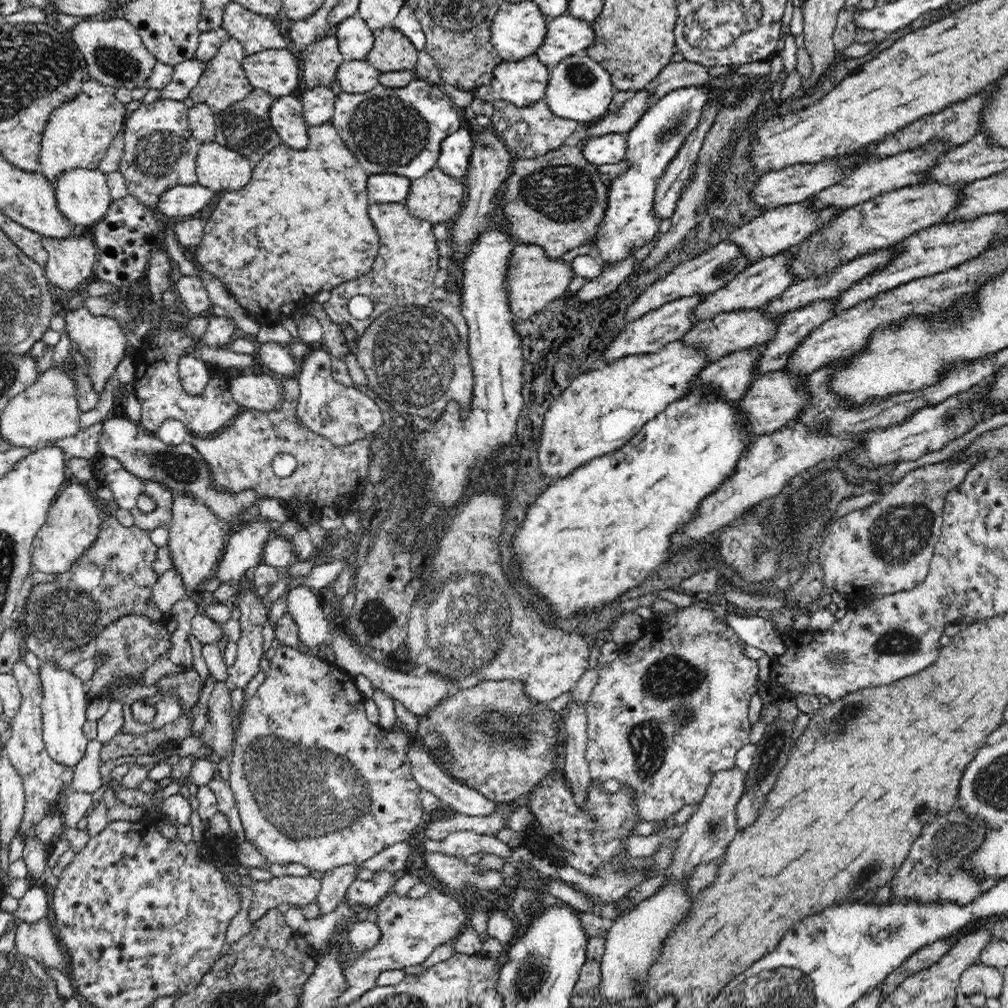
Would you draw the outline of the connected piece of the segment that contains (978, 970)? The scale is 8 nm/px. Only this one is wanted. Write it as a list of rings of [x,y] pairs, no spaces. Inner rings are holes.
[[[978,962],[962,973],[958,992],[966,996],[981,992],[987,998],[999,998],[1003,982],[1004,977],[1000,970]]]

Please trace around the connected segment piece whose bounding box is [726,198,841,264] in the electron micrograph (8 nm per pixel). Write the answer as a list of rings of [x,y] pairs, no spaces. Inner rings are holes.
[[[813,198],[802,202],[802,204],[788,204],[788,206],[780,206],[776,210],[767,210],[748,224],[739,226],[730,232],[726,240],[740,247],[740,251],[744,253],[744,258],[748,259],[748,264],[788,251],[800,244],[802,240],[806,240],[822,224],[828,224],[830,220],[834,220],[841,213],[837,210],[822,210],[822,212],[816,213],[811,208],[812,200]]]

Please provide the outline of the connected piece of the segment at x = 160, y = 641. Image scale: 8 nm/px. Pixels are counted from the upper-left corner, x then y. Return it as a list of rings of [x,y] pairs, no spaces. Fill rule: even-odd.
[[[136,613],[126,614],[122,619],[106,625],[95,638],[97,652],[105,656],[105,661],[96,669],[94,676],[88,682],[87,692],[93,697],[99,696],[100,692],[110,684],[118,684],[142,676],[143,672],[162,654],[168,652],[168,648],[172,646],[170,636],[165,624],[156,623],[150,620],[150,617]]]

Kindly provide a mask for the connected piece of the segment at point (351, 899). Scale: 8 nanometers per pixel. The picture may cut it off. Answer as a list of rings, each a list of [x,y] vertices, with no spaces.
[[[380,871],[377,872],[372,880],[356,879],[345,894],[346,901],[351,909],[368,909],[372,913],[377,904],[393,890],[397,876]]]

